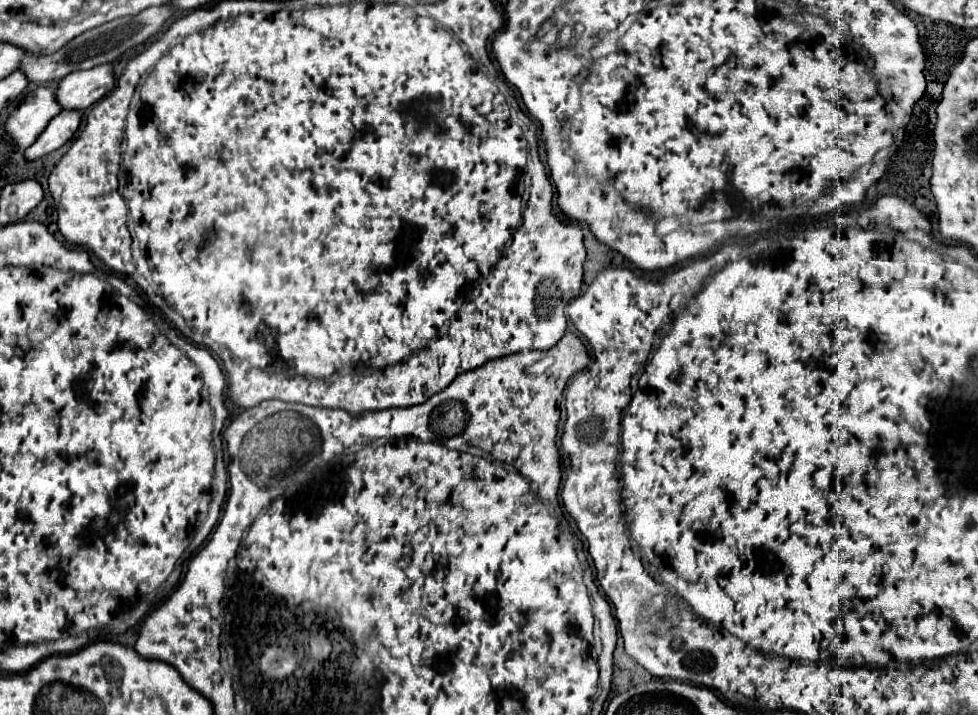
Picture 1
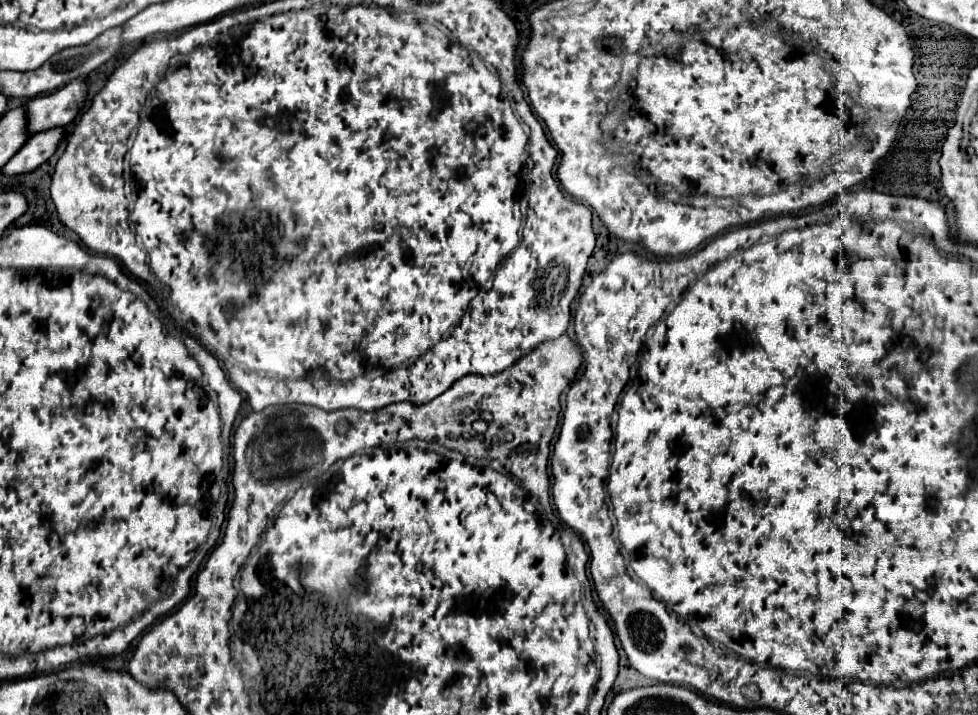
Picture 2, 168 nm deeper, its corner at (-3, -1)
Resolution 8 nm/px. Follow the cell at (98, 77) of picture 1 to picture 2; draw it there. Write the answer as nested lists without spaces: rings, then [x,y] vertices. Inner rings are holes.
[[[76,78],[68,86],[48,94],[30,98],[26,108],[26,130],[28,134],[38,134],[48,128],[66,126],[76,118],[76,112],[86,100],[86,80]]]

